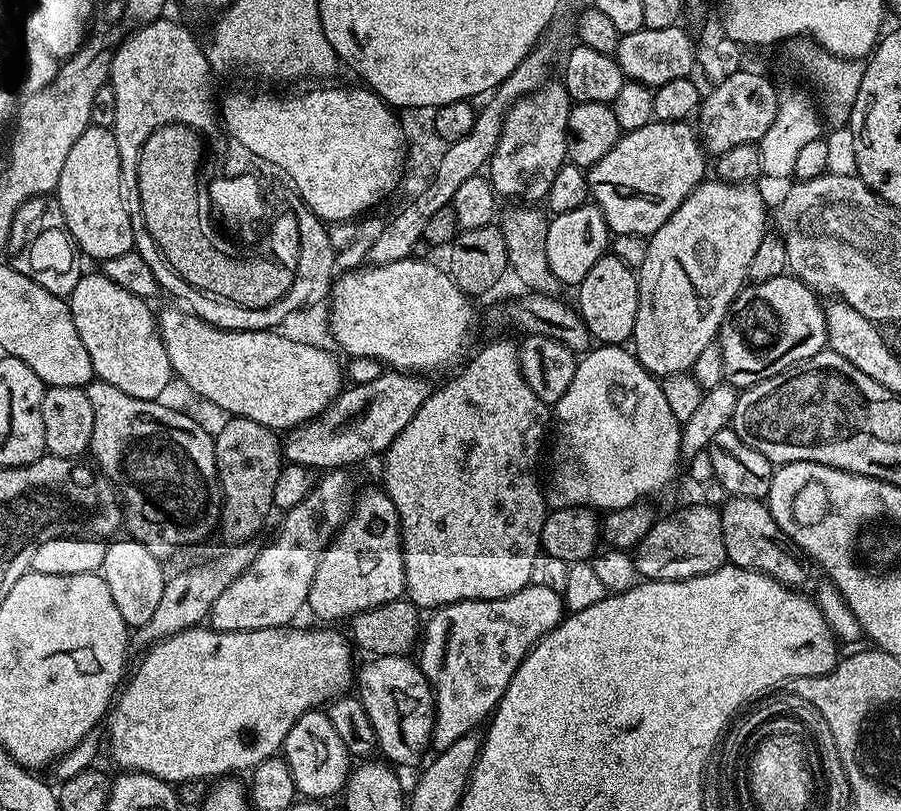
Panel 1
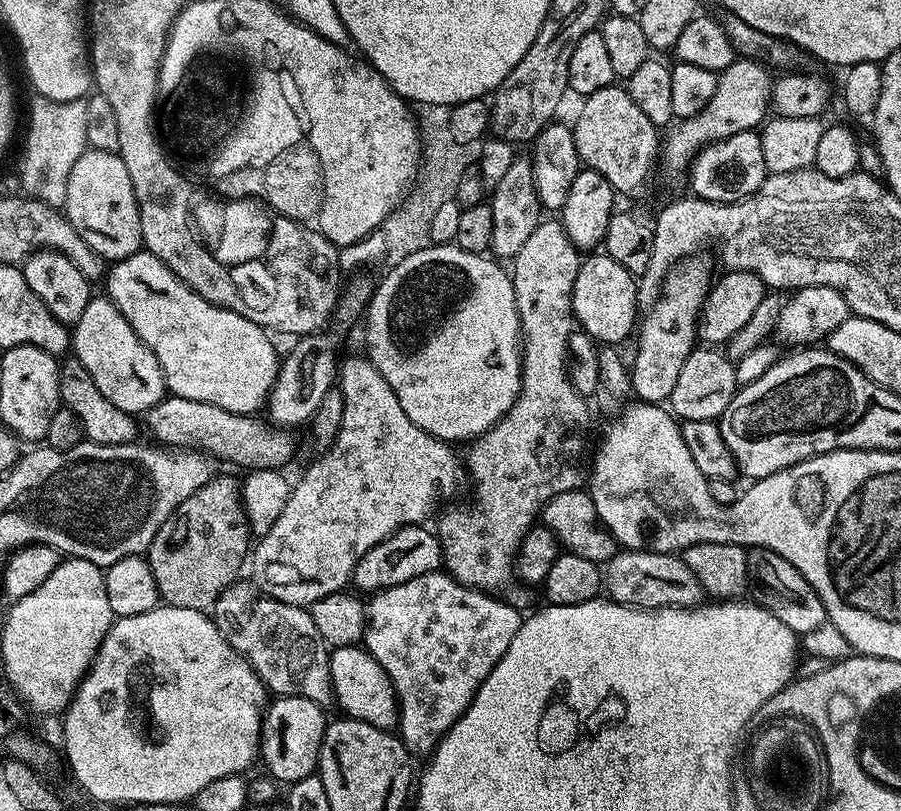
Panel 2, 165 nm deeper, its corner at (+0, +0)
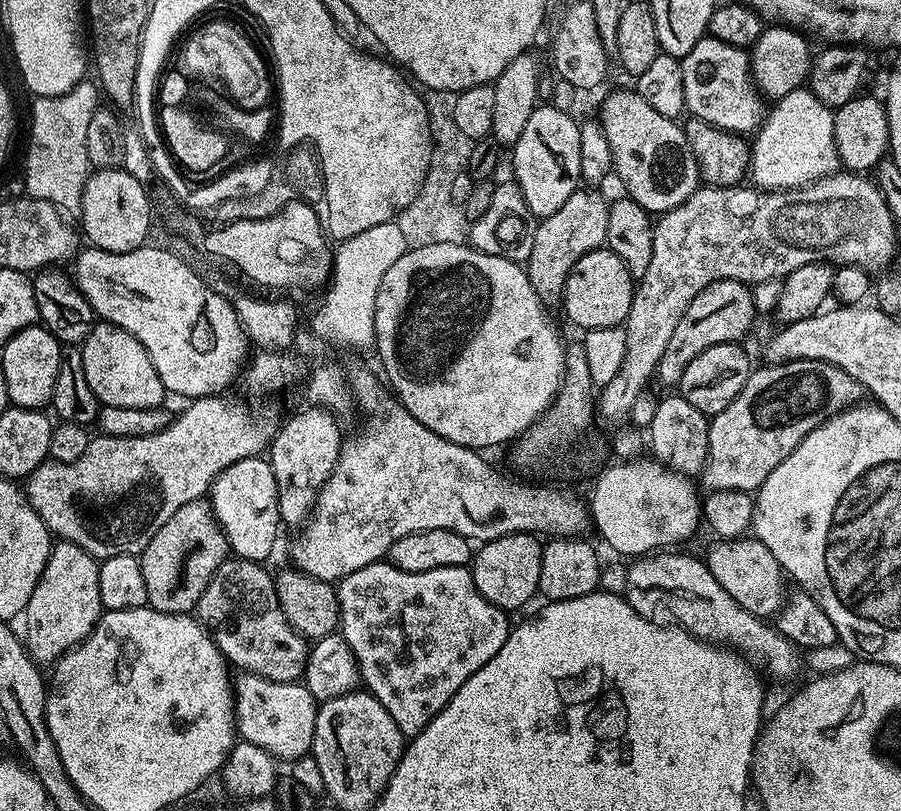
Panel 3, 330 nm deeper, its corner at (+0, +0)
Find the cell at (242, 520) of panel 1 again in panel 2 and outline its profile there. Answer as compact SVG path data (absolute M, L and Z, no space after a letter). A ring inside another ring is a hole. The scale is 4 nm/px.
M213 475L186 502L182 502L172 516L162 522L158 534L154 534L152 544L147 550L146 559L154 574L154 582L160 591L160 599L165 605L174 608L199 608L208 610L227 588L237 583L240 567L250 556L250 527L244 509L242 484L232 476Z

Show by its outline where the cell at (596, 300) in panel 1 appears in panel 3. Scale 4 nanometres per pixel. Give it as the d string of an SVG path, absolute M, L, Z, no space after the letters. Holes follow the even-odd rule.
M607 246L595 248L587 252L570 270L564 282L562 305L564 312L580 327L589 328L618 328L623 325L630 314L634 281L630 270Z

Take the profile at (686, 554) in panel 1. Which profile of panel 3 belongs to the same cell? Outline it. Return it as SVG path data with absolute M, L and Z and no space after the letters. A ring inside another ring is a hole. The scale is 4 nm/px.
M741 538L733 542L716 542L706 555L706 563L710 574L718 578L718 586L722 586L722 590L726 590L726 594L730 594L730 598L734 598L734 602L738 602L738 606L742 606L750 614L772 618L785 607L786 573L778 558L774 558L774 554L770 554L770 550L766 550L760 540Z

